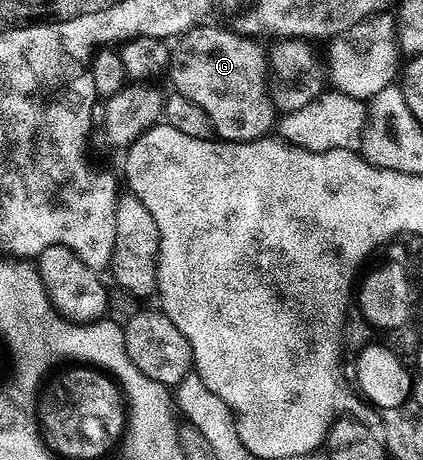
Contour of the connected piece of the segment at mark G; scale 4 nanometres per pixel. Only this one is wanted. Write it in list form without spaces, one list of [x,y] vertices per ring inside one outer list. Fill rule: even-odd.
[[[199,26],[191,27],[189,32],[182,33],[177,37],[176,43],[173,45],[170,53],[170,62],[168,65],[168,76],[170,72],[170,80],[173,91],[180,93],[184,98],[189,98],[191,102],[196,102],[196,106],[200,106],[200,110],[204,110],[204,114],[208,114],[208,119],[211,120],[214,127],[214,134],[217,139],[225,142],[227,140],[261,140],[267,135],[266,132],[275,127],[276,113],[273,105],[270,103],[268,97],[268,56],[255,39],[245,37],[241,34],[237,34],[235,31],[224,32],[220,28],[198,28]]]

